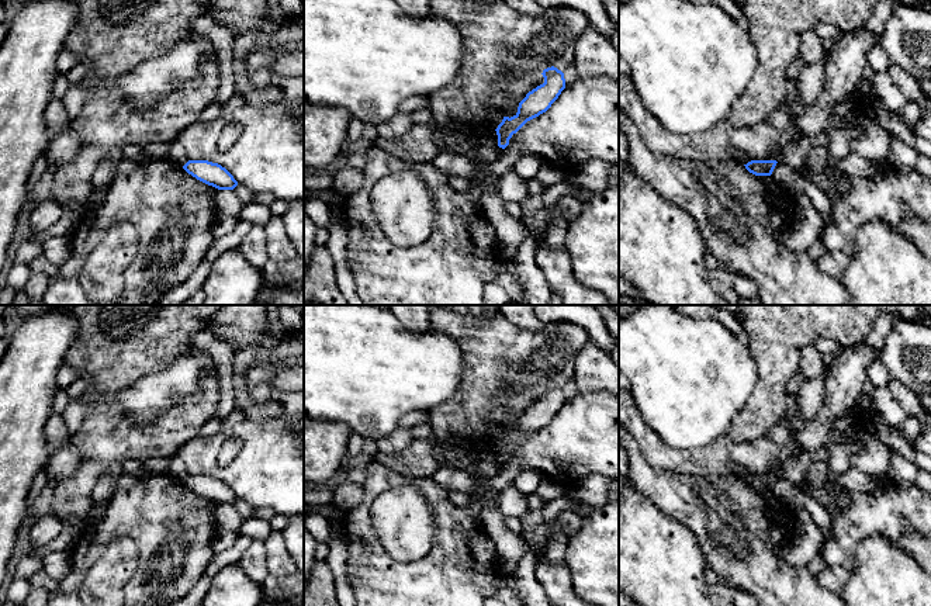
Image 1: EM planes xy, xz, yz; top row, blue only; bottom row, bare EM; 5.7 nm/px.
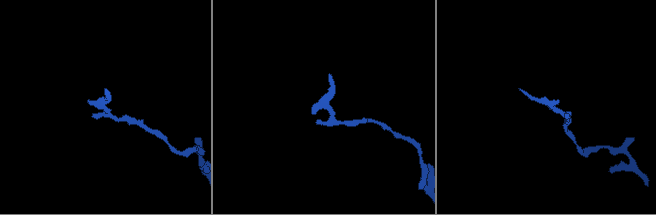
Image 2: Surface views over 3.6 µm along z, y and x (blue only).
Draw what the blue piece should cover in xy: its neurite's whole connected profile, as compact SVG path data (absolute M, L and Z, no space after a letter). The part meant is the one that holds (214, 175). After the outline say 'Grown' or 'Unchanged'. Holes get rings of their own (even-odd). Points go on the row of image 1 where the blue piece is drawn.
M188 160L183 169L197 180L218 190L233 190L238 181L221 165L208 160Z. Unchanged

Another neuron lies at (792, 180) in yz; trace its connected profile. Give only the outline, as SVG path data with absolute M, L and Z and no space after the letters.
M778 162L772 174L773 180L783 187L793 198L803 193L806 180L800 170Z

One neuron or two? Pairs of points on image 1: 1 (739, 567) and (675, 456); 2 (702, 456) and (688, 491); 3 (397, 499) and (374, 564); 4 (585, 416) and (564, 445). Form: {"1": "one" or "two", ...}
{"1": "two", "2": "two", "3": "two", "4": "one"}

